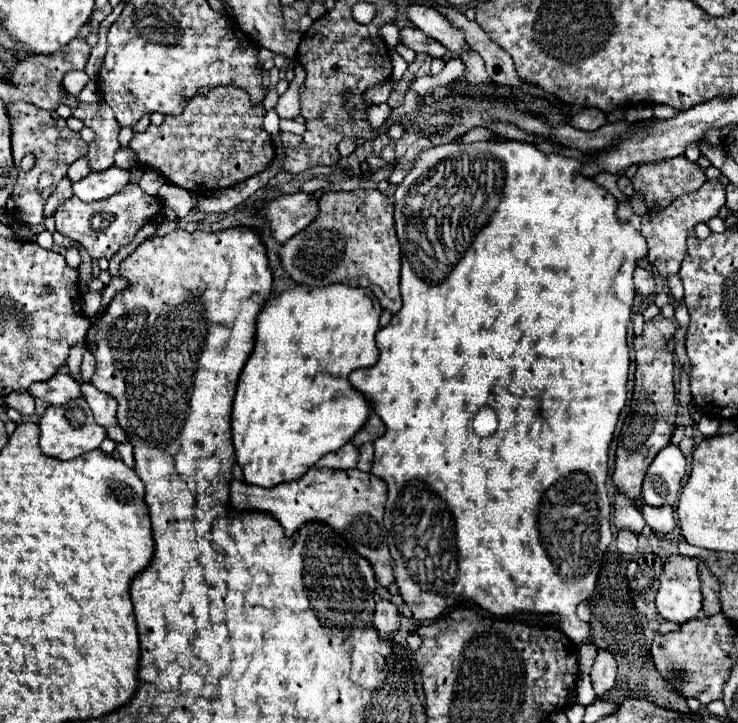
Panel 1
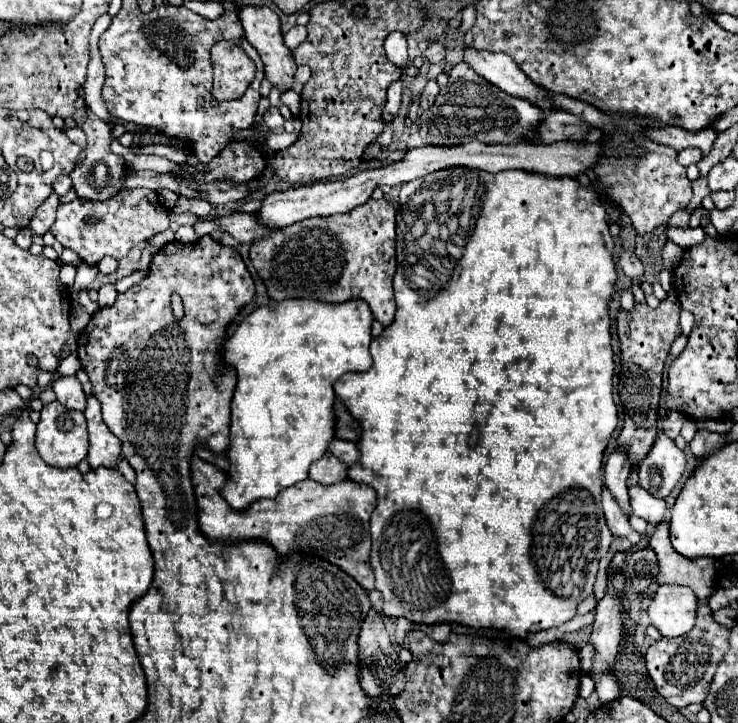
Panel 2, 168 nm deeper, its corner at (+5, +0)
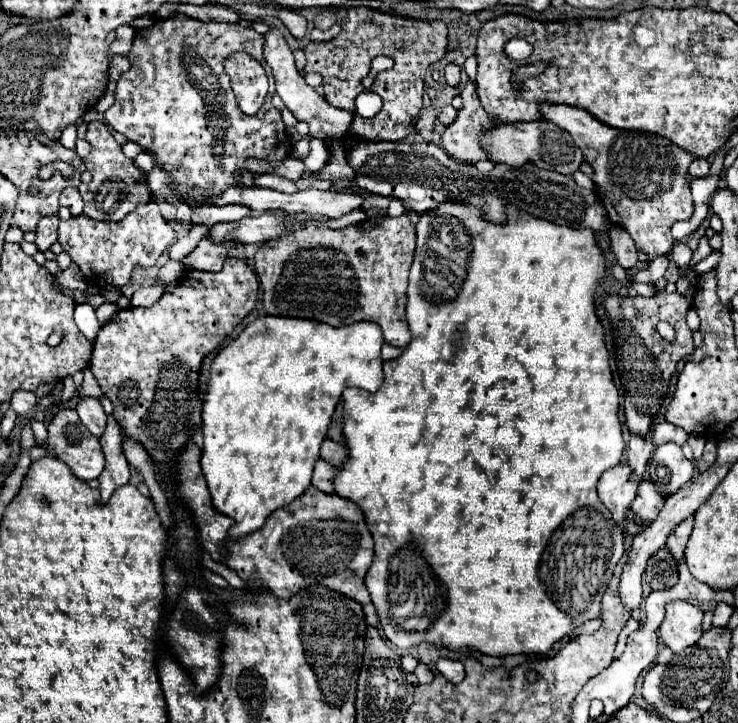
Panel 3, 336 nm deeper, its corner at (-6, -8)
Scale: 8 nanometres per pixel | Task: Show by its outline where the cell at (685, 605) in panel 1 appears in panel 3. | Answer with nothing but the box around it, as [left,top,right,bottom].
[659,601,703,653]

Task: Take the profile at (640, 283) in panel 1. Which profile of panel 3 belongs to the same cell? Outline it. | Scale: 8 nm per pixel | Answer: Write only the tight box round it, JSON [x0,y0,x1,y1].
[611,231,639,269]

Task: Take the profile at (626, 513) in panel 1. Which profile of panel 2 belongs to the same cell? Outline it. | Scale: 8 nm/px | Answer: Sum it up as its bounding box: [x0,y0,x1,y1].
[604,447,632,513]

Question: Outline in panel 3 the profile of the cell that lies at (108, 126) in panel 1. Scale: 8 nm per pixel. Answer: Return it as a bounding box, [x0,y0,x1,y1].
[79,121,151,221]

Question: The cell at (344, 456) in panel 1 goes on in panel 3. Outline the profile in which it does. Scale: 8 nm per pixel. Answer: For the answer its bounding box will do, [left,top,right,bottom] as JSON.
[313,459,337,493]

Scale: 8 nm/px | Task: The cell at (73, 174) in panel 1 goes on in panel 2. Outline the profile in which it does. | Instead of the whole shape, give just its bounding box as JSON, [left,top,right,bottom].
[52,175,72,197]

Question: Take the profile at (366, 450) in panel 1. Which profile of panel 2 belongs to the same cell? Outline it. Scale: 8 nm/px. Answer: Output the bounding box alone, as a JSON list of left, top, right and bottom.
[328,439,358,465]

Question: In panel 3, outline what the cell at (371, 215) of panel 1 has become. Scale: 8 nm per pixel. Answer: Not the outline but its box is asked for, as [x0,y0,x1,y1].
[255,215,415,349]

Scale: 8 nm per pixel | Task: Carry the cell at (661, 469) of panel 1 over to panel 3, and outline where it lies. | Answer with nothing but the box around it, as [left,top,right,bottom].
[649,443,695,497]

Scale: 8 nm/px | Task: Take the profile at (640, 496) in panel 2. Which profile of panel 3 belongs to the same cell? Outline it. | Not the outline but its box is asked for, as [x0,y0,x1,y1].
[631,481,663,523]

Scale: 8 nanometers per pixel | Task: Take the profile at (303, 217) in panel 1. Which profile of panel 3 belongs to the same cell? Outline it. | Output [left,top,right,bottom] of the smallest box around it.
[185,235,237,271]

